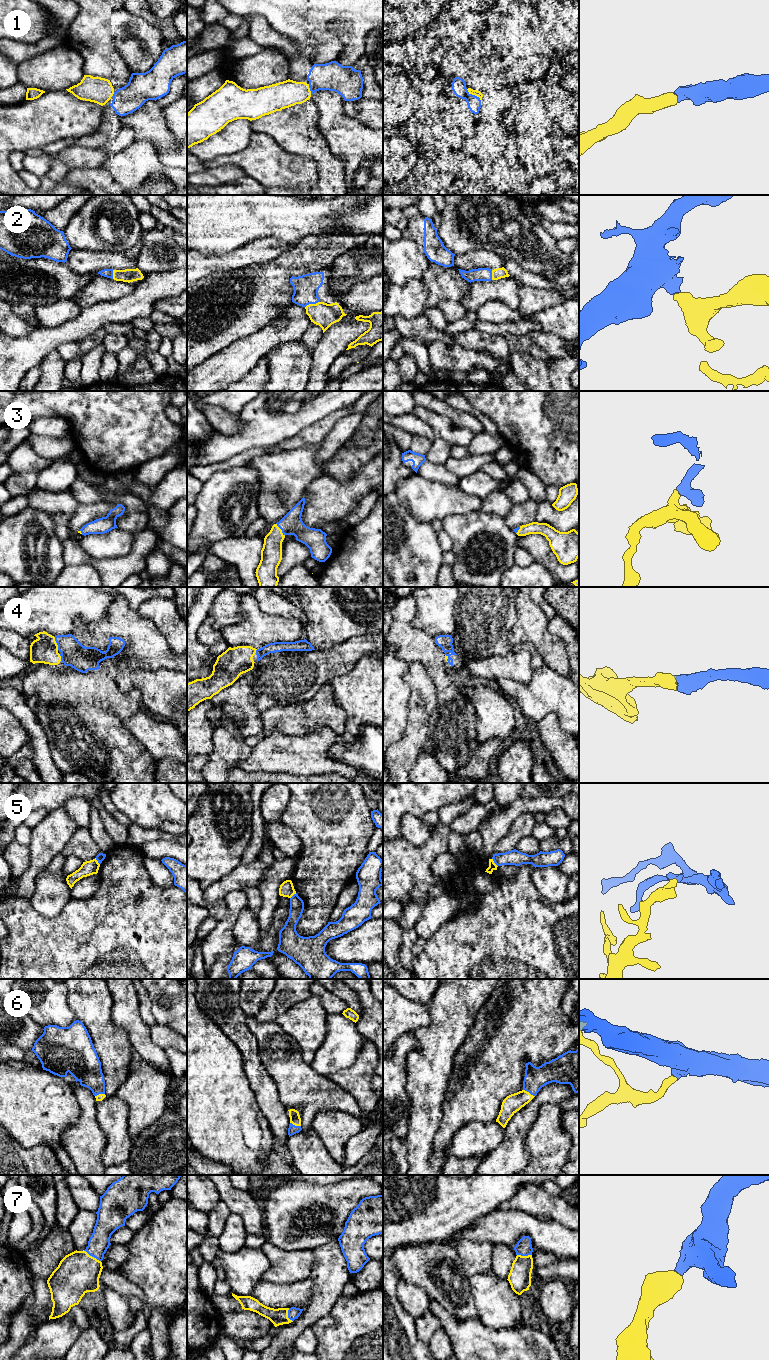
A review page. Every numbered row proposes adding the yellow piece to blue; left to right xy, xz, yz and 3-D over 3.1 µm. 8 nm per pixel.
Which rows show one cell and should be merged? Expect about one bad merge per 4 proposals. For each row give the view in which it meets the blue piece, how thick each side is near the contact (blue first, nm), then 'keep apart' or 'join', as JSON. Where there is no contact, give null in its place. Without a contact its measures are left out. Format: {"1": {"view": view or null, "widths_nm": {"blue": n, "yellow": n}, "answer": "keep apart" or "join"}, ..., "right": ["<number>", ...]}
{"1": {"view": "yz", "widths_nm": {"blue": 110, "yellow": 50}, "answer": "join"}, "2": {"view": "xz", "widths_nm": {"blue": 200, "yellow": 190}, "answer": "join"}, "3": {"view": "xz", "widths_nm": {"blue": 180, "yellow": 180}, "answer": "join"}, "4": {"view": "xy", "widths_nm": {"blue": 200, "yellow": 200}, "answer": "join"}, "5": {"view": "yz", "widths_nm": {"blue": 130, "yellow": 60}, "answer": "keep apart"}, "6": {"view": "yz", "widths_nm": {"blue": 180, "yellow": 150}, "answer": "join"}, "7": {"view": "xy", "widths_nm": {"blue": 170, "yellow": 340}, "answer": "join"}, "right": ["1", "2", "3", "4", "6", "7"]}

